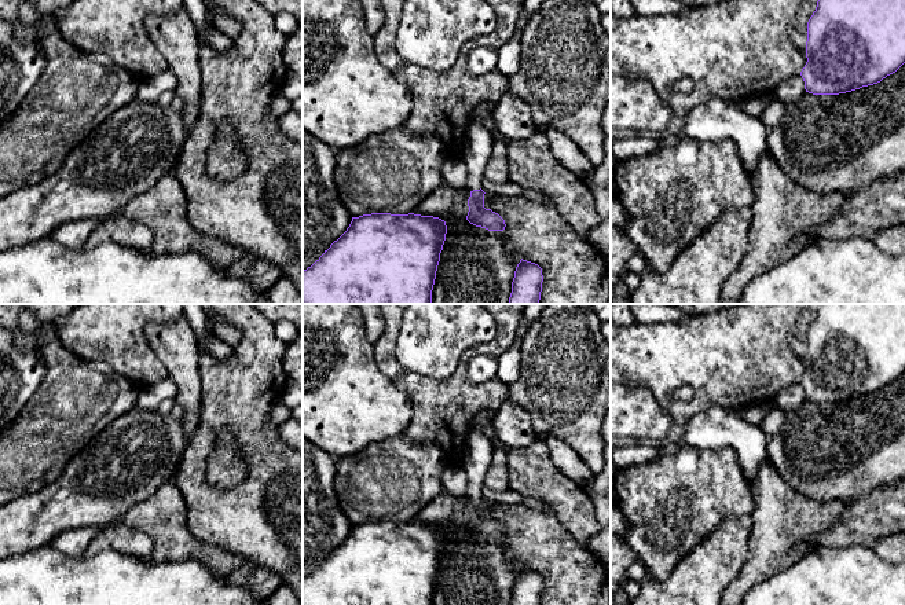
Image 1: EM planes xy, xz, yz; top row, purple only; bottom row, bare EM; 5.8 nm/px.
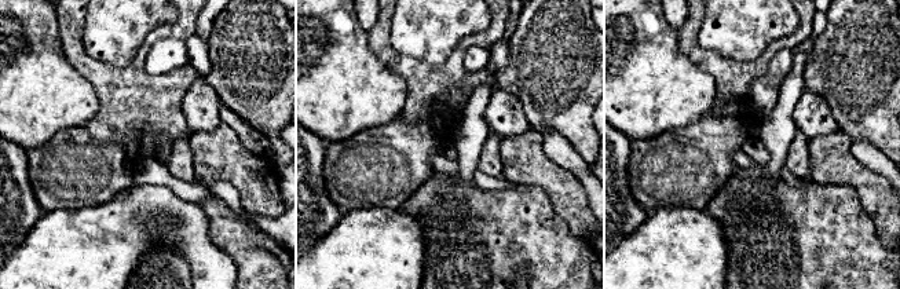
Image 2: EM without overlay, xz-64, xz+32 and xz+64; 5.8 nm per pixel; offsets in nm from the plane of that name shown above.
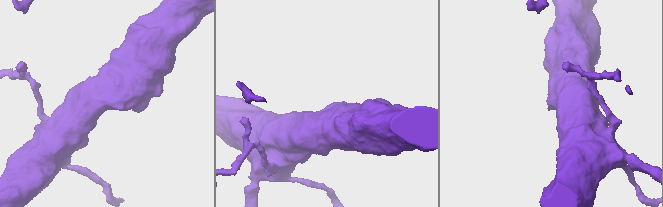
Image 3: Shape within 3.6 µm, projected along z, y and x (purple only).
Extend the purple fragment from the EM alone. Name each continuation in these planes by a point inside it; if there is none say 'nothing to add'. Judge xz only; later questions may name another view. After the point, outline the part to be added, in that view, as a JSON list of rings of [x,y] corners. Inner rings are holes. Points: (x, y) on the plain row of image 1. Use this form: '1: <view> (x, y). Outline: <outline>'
1: xz (479, 448). Outline: [[[483,411],[477,419],[475,430],[469,434],[461,468],[468,474],[470,499],[480,498],[484,478],[497,444],[483,432],[483,428],[492,421],[488,411]]]

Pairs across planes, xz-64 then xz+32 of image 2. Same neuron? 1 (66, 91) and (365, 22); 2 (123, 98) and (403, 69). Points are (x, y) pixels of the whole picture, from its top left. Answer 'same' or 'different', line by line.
1: different
2: same

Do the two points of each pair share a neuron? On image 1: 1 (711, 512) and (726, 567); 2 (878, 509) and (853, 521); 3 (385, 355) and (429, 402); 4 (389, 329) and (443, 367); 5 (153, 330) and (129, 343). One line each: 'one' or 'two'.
1: two
2: one
3: one
4: two
5: two

